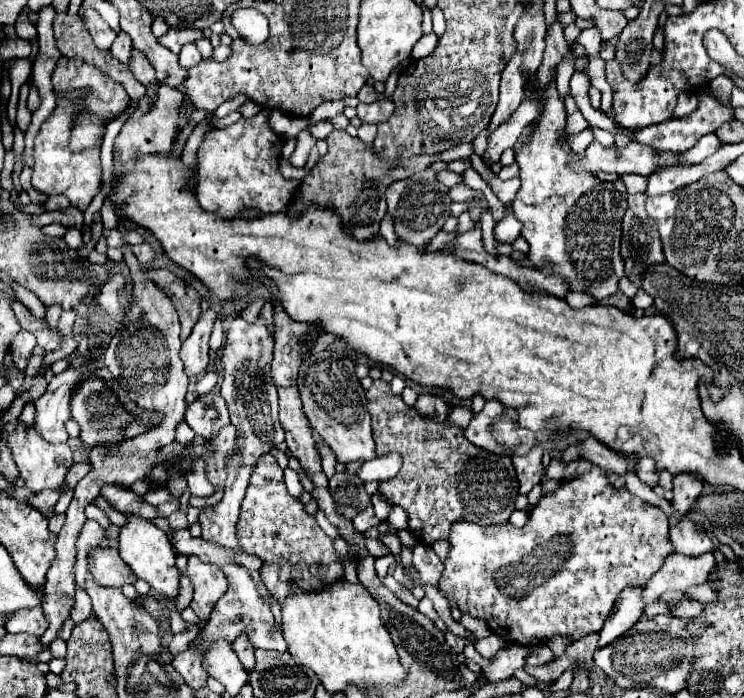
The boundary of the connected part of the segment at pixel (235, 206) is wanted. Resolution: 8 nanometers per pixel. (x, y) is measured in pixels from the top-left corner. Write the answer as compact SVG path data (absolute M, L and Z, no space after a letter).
M262 109L250 119L238 119L234 125L206 135L198 149L198 187L196 197L202 209L222 217L254 207L264 213L278 213L290 205L300 181L288 181L280 173L282 139L270 129L270 111Z

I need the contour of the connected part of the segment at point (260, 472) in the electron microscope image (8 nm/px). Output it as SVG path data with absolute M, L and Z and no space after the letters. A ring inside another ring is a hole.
M270 453L262 455L254 467L246 499L240 507L236 533L246 553L264 559L262 581L280 605L290 593L292 579L298 579L298 585L306 591L320 591L342 577L342 563L334 551L332 539L320 529L316 519L304 511L304 505L288 495L283 470Z

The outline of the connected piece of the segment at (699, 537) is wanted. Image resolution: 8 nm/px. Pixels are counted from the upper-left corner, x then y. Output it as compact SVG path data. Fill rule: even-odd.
M686 517L680 519L678 525L671 525L669 527L669 539L674 545L674 551L680 555L702 555L706 551L714 551L714 543L708 535L698 533L694 523L688 521Z

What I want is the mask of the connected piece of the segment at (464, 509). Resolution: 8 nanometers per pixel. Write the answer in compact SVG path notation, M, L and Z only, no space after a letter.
M382 379L372 383L366 399L372 415L376 455L382 457L398 451L404 459L400 473L394 479L382 481L378 491L408 513L408 529L418 541L432 545L438 539L448 539L450 527L456 521L478 525L508 521L518 497L518 481L510 457L498 457L472 445L456 425L420 417L402 397L392 395L390 385Z

